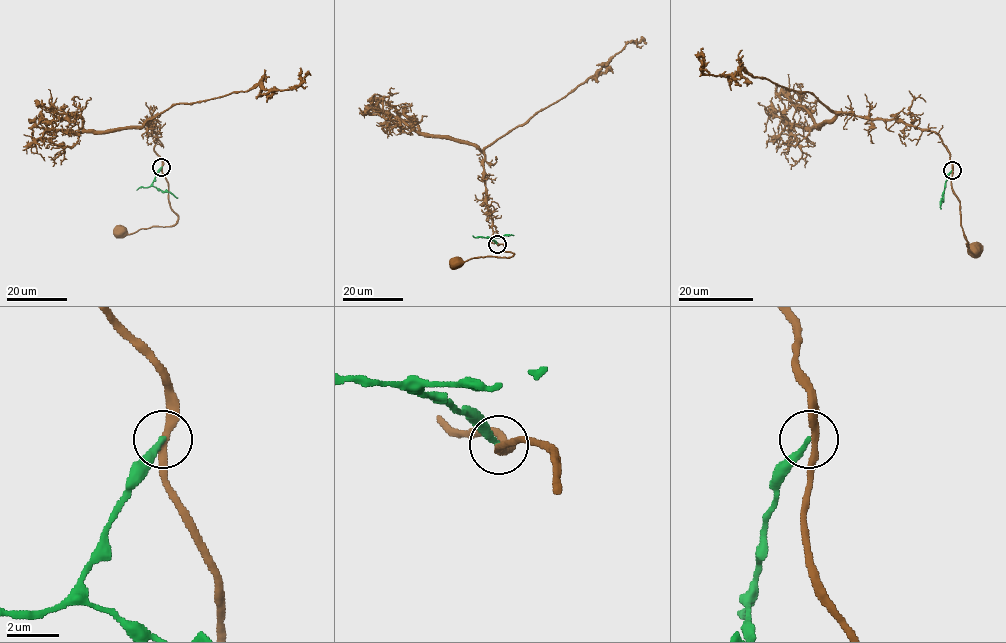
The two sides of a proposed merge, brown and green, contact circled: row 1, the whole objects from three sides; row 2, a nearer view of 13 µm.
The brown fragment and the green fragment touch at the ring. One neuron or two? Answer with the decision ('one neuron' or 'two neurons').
two neurons

